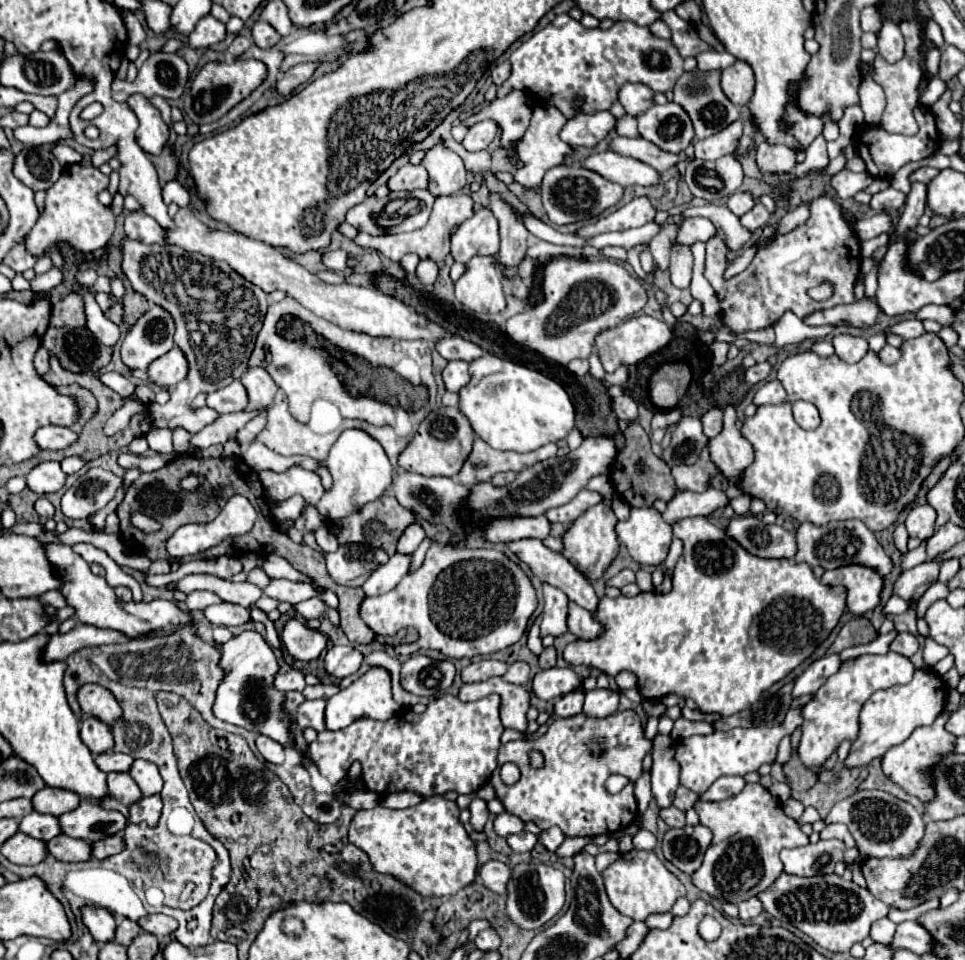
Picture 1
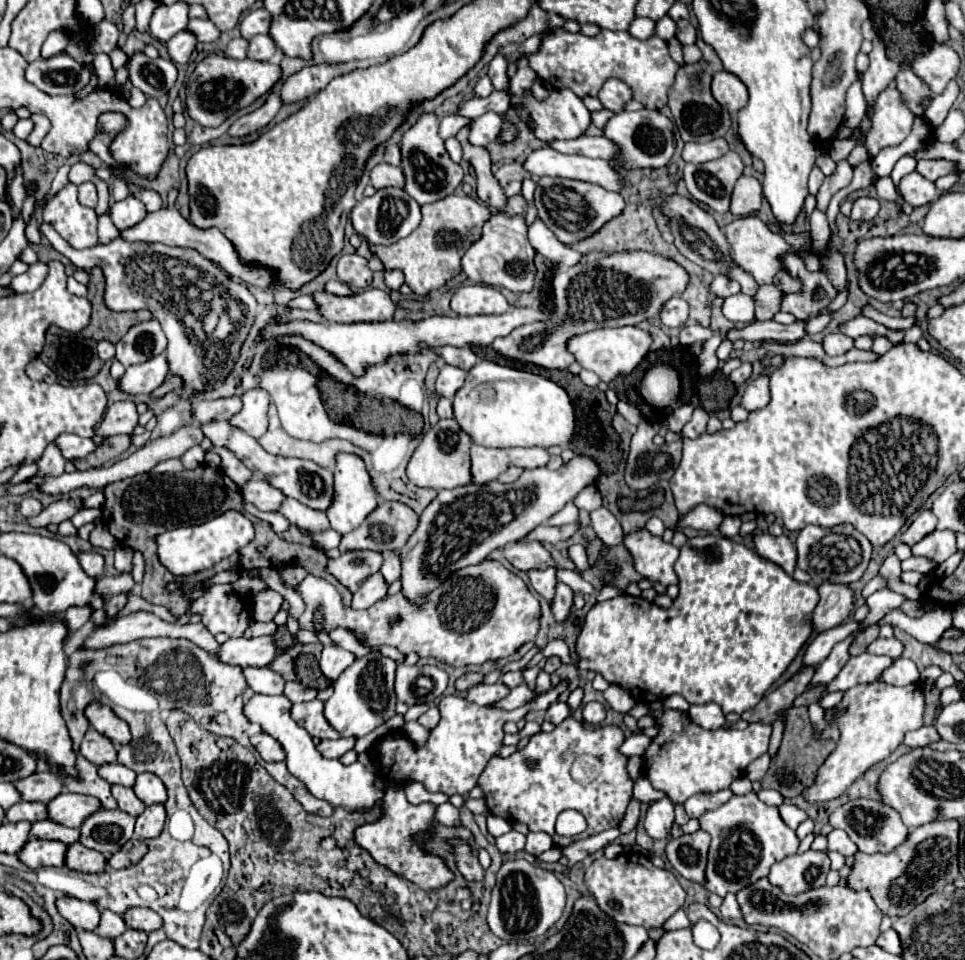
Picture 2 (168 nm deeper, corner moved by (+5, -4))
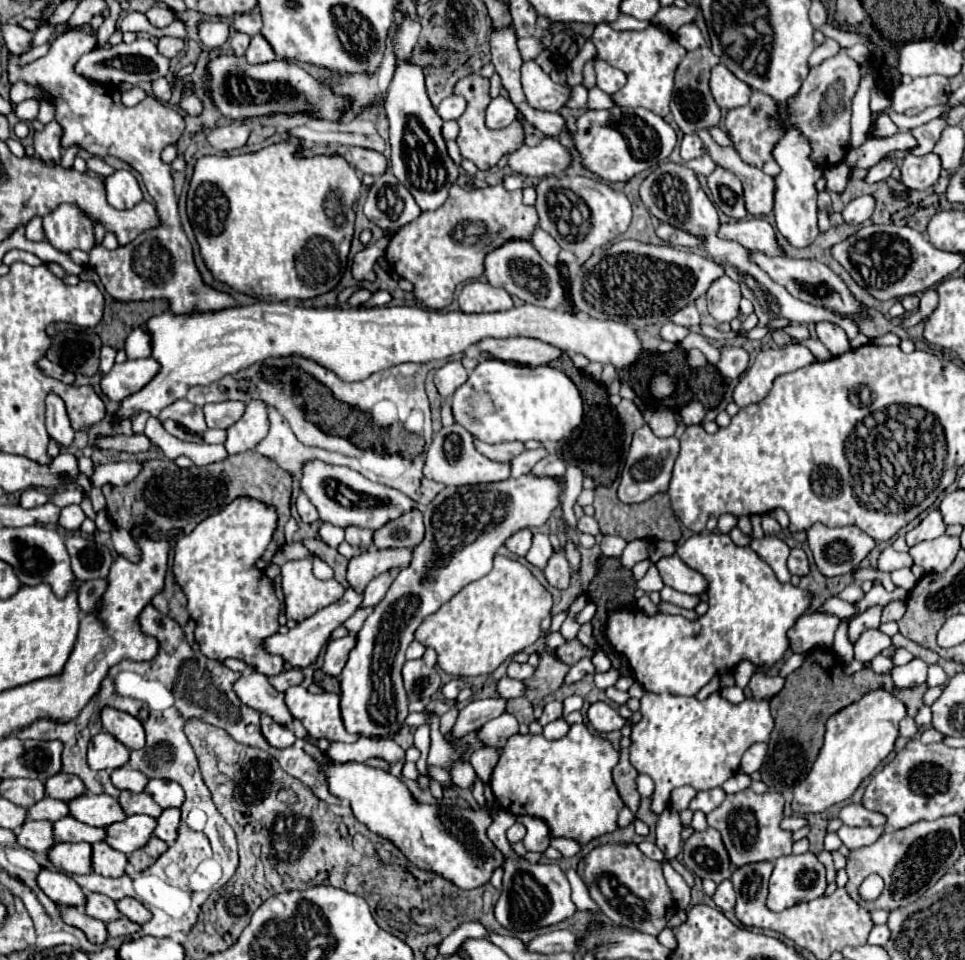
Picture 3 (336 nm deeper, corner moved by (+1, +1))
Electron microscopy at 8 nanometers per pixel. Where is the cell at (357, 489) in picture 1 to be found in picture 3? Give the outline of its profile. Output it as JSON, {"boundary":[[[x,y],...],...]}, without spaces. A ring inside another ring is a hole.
{"boundary":[[[348,527],[346,529],[346,541],[358,551],[368,551],[372,545],[372,531],[360,529],[360,527]]]}

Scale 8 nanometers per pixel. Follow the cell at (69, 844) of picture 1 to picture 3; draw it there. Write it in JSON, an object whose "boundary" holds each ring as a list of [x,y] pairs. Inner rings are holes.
{"boundary":[[[106,841],[94,843],[92,845],[92,863],[94,863],[94,873],[104,875],[104,877],[122,877],[128,867],[128,857],[116,849],[112,849]]]}

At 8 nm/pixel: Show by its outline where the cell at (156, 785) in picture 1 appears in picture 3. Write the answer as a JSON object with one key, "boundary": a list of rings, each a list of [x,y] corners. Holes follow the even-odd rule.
{"boundary":[[[150,779],[146,789],[148,795],[152,795],[152,799],[162,807],[162,809],[170,809],[170,807],[182,807],[184,803],[184,791],[178,783],[174,781],[166,781],[166,779]]]}

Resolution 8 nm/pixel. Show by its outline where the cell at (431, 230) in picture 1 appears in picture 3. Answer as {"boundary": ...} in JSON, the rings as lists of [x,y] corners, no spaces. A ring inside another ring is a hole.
{"boundary":[[[502,183],[484,189],[452,185],[448,201],[442,207],[422,213],[392,237],[386,261],[392,271],[414,285],[412,295],[428,305],[428,309],[444,309],[452,303],[458,283],[484,275],[482,259],[494,247],[502,247],[510,239],[530,241],[536,227],[538,213],[532,205],[524,205],[522,191],[508,191]]]}

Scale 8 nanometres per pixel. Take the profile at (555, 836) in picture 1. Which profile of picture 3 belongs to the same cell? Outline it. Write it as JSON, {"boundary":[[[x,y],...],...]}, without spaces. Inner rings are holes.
{"boundary":[[[520,815],[518,817],[520,823],[526,825],[528,833],[524,837],[524,847],[526,851],[538,851],[538,853],[544,853],[550,845],[550,833],[548,833],[548,827],[542,819],[534,819],[532,815]]]}

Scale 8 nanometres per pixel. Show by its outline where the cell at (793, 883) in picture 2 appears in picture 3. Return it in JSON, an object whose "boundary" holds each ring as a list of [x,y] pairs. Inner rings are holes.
{"boundary":[[[814,853],[786,855],[776,859],[770,877],[766,907],[770,911],[784,911],[794,903],[812,901],[826,889],[826,869]]]}

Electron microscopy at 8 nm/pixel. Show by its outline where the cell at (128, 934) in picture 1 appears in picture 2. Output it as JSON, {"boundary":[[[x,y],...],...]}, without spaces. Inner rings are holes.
{"boundary":[[[102,910],[102,920],[100,920],[100,926],[96,928],[96,934],[102,938],[114,940],[114,936],[120,936],[122,932],[126,932],[126,924],[122,916],[112,910]]]}

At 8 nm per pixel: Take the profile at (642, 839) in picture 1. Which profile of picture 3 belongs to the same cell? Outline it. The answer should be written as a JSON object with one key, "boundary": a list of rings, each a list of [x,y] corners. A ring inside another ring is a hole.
{"boundary":[[[664,863],[664,877],[666,877],[666,883],[672,891],[672,897],[678,905],[678,909],[688,911],[688,907],[690,907],[690,887],[684,883],[684,879],[668,863]]]}

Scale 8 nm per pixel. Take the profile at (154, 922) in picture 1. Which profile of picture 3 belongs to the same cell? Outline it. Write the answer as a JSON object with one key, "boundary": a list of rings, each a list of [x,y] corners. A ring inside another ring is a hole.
{"boundary":[[[126,897],[126,899],[116,901],[116,907],[118,907],[118,911],[120,911],[124,917],[128,917],[130,921],[134,921],[134,923],[138,923],[138,925],[146,923],[146,921],[152,917],[152,913],[150,913],[142,903],[138,903],[138,901],[132,899],[132,897]]]}

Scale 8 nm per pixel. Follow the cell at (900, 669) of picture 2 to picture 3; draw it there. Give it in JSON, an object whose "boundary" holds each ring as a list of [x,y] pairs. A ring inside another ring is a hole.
{"boundary":[[[914,659],[904,667],[894,667],[892,679],[898,689],[910,689],[926,683],[926,669],[928,665],[922,659]]]}

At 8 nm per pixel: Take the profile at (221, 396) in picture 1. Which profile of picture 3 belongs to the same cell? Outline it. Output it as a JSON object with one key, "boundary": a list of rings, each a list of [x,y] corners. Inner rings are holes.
{"boundary":[[[238,401],[208,403],[208,405],[204,407],[206,423],[208,423],[208,427],[228,429],[230,425],[234,425],[234,423],[242,417],[242,411],[244,411],[244,409],[246,409],[246,403],[238,403]]]}

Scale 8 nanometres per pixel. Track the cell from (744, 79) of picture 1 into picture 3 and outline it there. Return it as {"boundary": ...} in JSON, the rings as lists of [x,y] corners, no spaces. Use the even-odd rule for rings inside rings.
{"boundary":[[[718,63],[712,69],[710,91],[712,91],[718,107],[724,111],[746,105],[750,99],[750,93],[752,93],[752,89],[744,81],[740,81],[732,71],[728,71],[722,63]]]}

